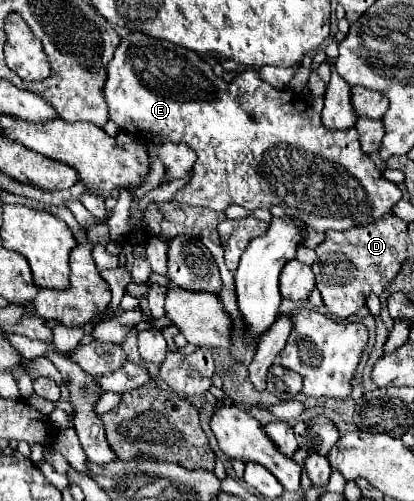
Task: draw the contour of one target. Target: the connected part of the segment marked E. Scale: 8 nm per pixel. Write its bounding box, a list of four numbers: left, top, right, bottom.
[104,33,398,233]

